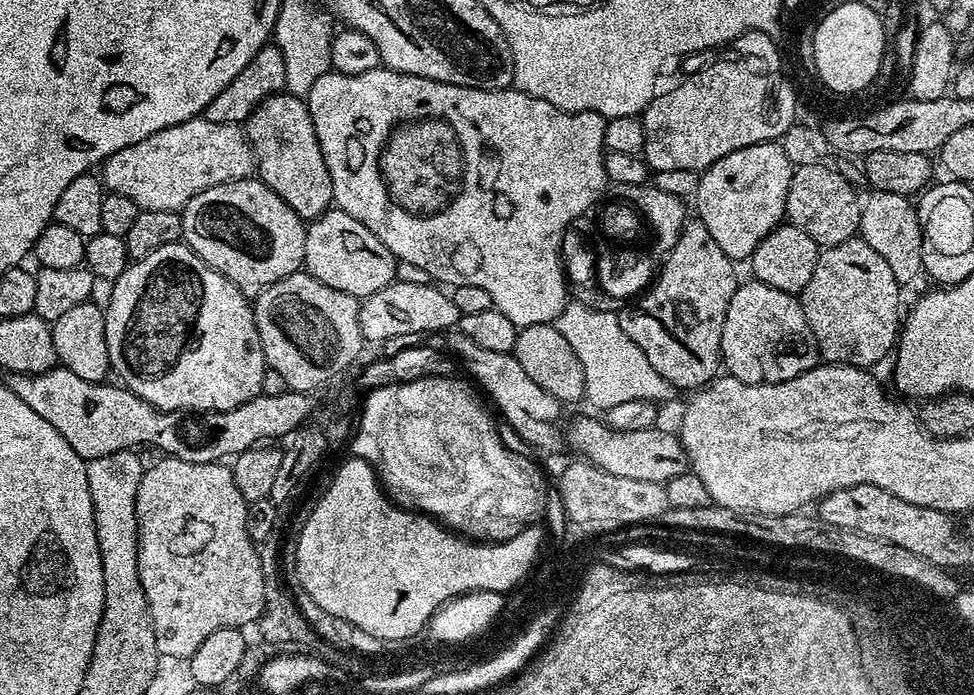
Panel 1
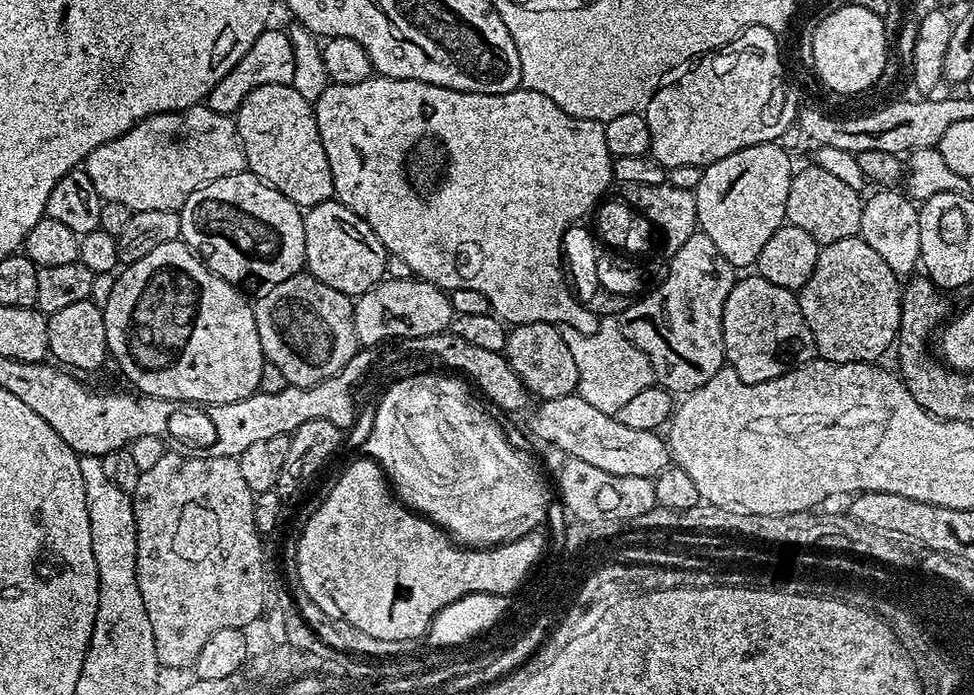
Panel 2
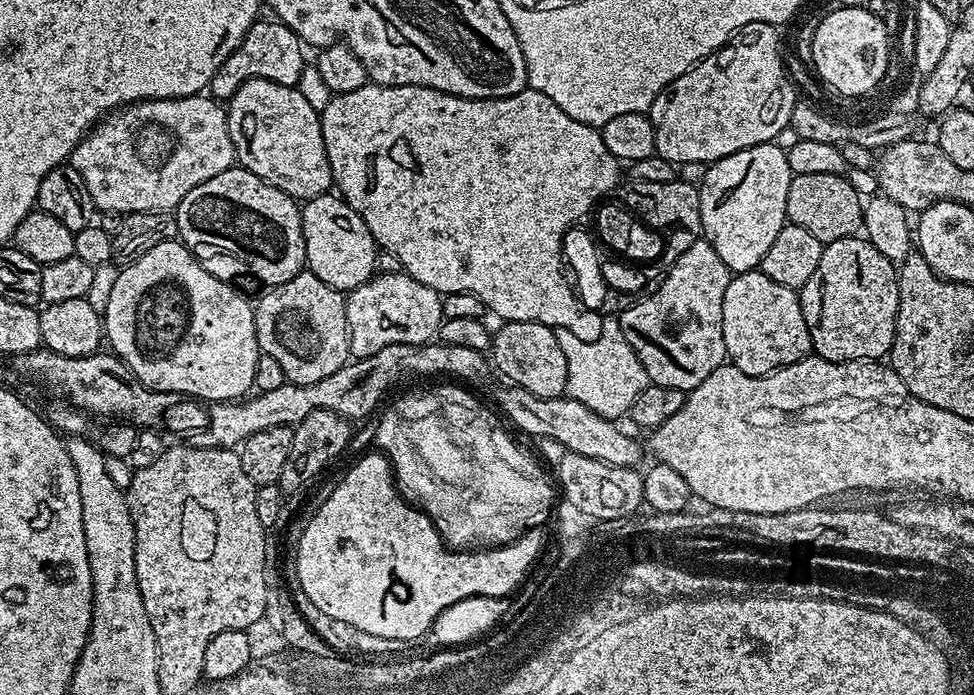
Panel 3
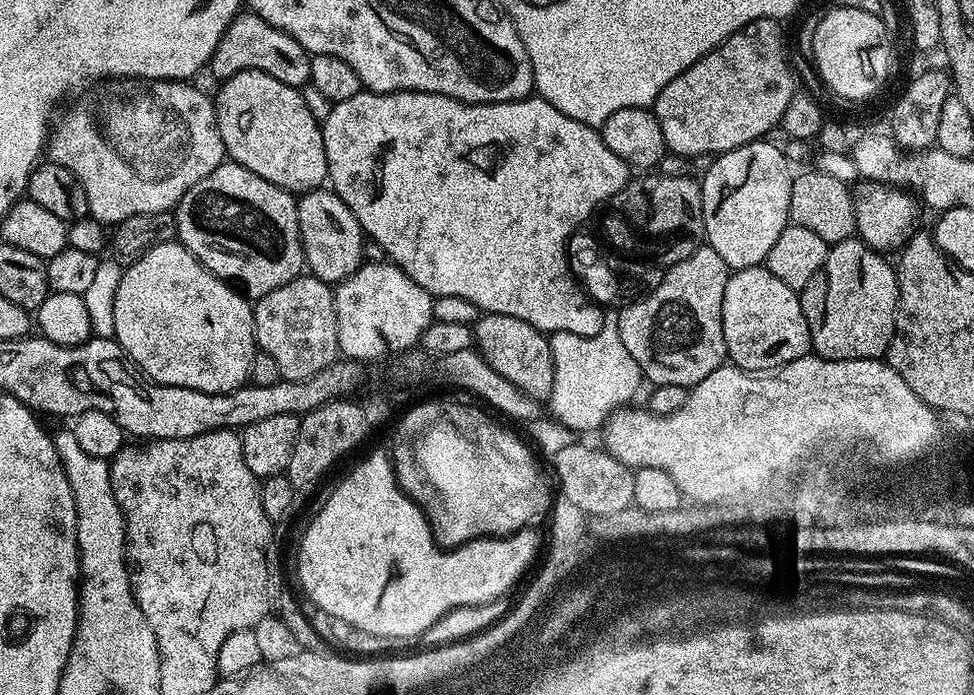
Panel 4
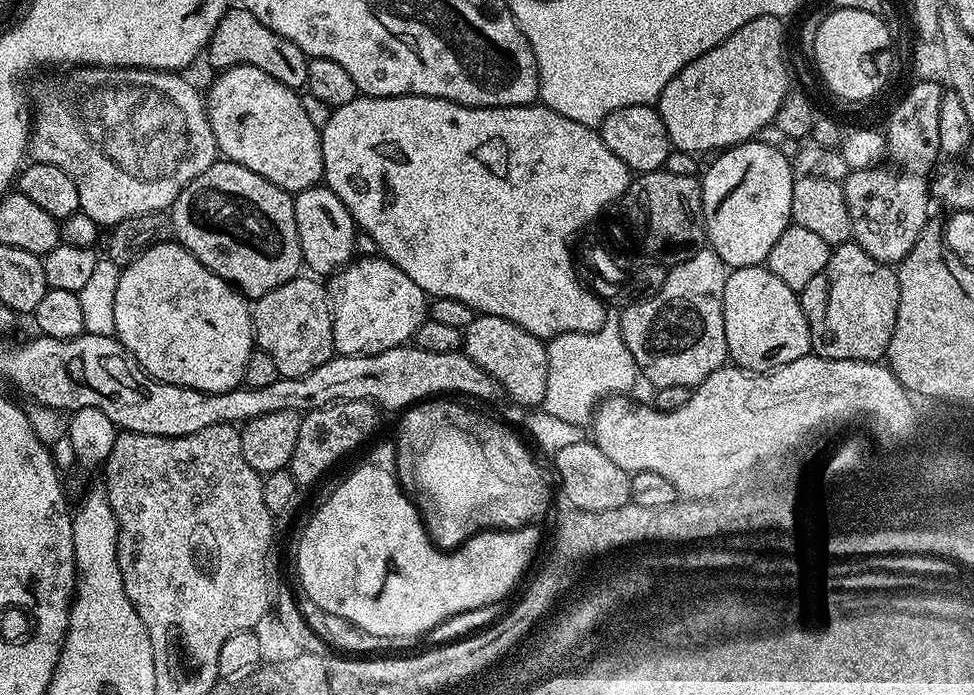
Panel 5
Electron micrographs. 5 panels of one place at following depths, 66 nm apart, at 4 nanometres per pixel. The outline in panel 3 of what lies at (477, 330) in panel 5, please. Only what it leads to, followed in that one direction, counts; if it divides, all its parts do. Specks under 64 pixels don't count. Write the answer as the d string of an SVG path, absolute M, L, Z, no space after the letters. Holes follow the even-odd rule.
M509 320L499 325L492 337L490 360L502 375L505 381L518 387L524 387L538 398L558 399L563 397L568 390L568 371L566 370L566 354L562 354L562 346L558 346L556 329L539 324L538 322L522 322L521 320Z

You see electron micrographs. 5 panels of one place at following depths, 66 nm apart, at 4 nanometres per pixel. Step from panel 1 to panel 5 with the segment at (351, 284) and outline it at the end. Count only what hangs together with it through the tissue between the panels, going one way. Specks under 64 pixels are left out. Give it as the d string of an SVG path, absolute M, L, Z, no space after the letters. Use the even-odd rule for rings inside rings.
M327 186L307 188L295 193L292 205L294 206L294 222L298 226L303 263L307 267L309 264L317 272L313 272L317 277L331 277L353 259L356 251L355 238L358 233L356 221L346 210L342 201Z

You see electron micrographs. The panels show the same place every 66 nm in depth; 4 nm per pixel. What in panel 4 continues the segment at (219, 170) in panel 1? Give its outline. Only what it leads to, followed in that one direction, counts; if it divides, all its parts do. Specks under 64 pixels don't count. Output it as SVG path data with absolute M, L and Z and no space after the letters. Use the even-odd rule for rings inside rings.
M179 81L128 82L120 86L125 88L120 88L117 92L102 97L101 100L88 100L85 104L78 105L65 118L64 125L57 132L55 129L51 142L46 148L47 155L52 155L49 156L51 163L66 166L66 170L70 170L70 174L74 174L74 178L78 178L82 190L86 190L91 219L99 220L105 226L115 226L134 214L154 214L175 209L180 199L186 194L186 190L190 190L190 186L202 182L202 178L206 178L206 174L210 174L218 165L225 163L226 153L222 134L216 125L216 106L213 97L207 96L202 89L195 88L194 85L195 83L192 82Z

